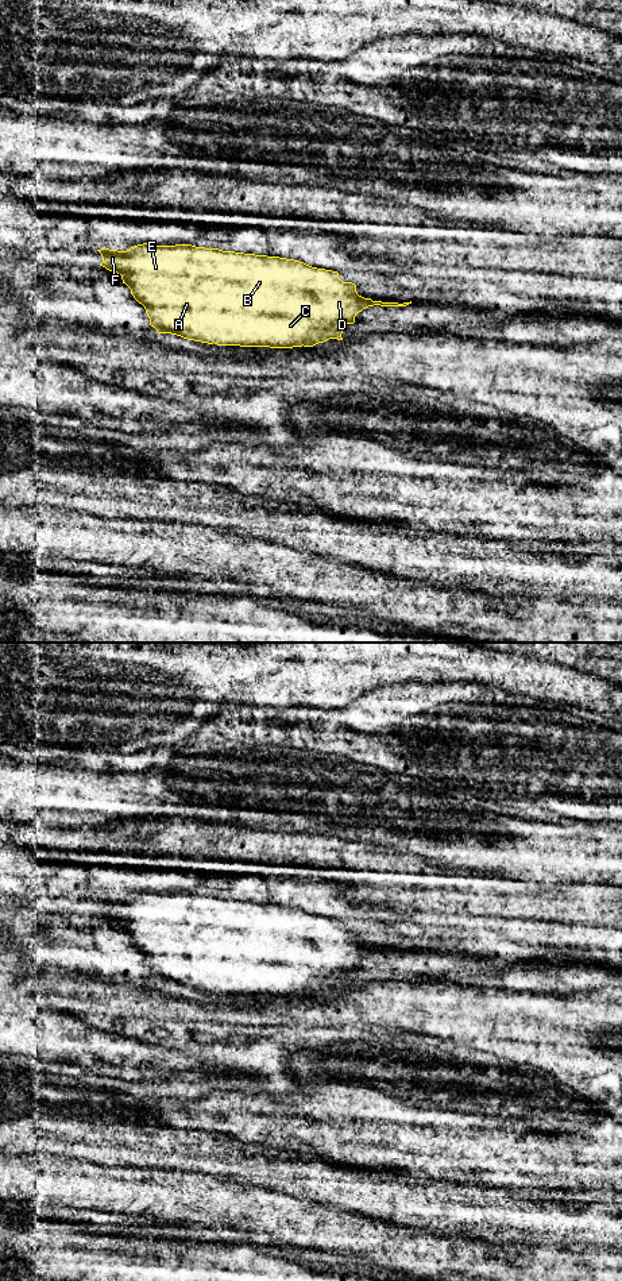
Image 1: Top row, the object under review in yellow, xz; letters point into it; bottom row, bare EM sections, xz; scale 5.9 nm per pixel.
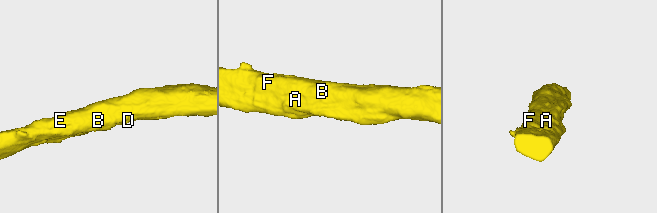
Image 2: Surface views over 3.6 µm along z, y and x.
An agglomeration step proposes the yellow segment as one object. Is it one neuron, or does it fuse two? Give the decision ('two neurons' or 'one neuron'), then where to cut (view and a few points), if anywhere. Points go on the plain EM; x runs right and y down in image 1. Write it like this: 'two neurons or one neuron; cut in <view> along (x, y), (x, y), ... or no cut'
one neuron; no cut

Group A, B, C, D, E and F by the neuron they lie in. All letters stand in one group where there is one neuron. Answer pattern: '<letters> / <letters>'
A B C D E F

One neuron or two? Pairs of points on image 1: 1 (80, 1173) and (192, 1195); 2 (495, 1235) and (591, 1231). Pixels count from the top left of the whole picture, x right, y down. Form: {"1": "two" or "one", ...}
{"1": "one", "2": "one"}

